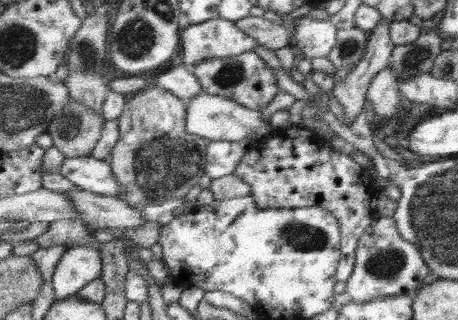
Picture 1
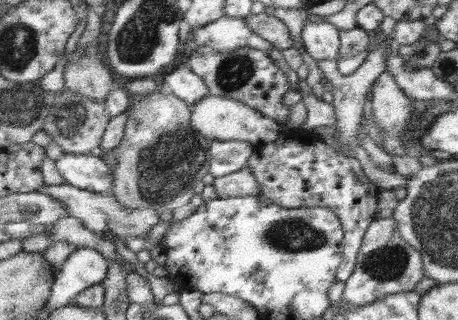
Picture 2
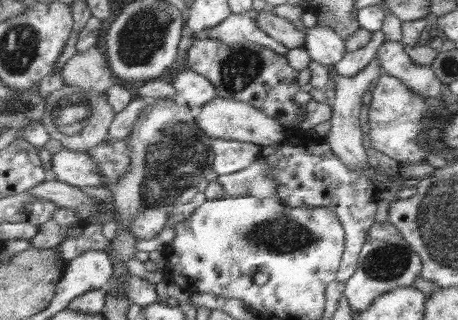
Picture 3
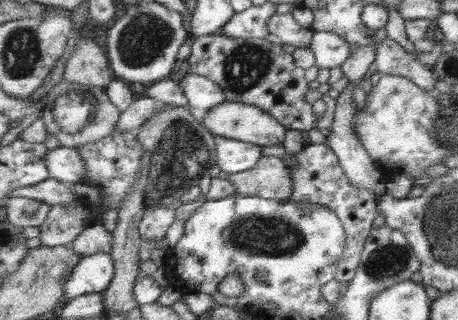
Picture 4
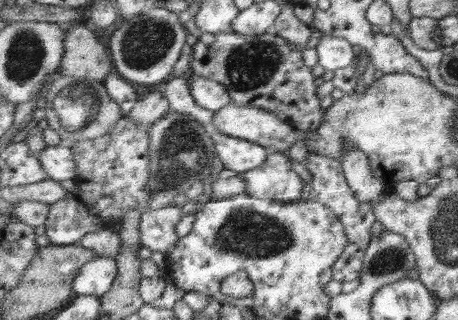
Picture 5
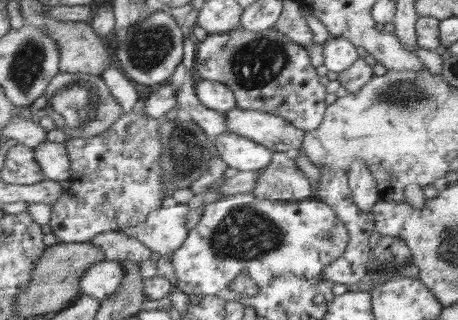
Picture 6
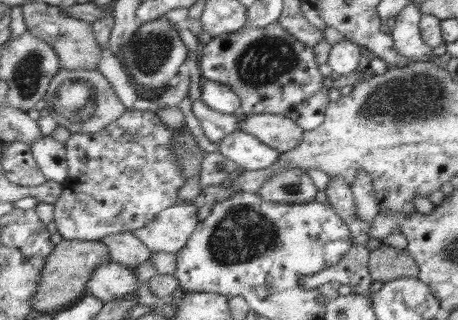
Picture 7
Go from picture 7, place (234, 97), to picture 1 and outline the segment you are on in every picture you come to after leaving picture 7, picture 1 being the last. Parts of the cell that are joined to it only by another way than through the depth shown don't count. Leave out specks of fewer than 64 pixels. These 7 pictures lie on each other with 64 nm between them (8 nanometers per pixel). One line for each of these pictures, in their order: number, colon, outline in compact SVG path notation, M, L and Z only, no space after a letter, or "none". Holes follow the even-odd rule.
1: M181 64L181 66L175 66L173 70L161 74L157 78L157 86L165 92L171 92L171 94L177 94L179 98L183 100L195 100L197 96L201 96L205 92L201 80L191 72L191 68L187 64Z
2: M181 66L173 74L169 74L163 86L165 86L165 94L179 96L181 100L189 102L191 108L203 102L207 96L211 96L211 88L207 86L205 78L195 74L189 66Z
3: M183 72L173 82L179 88L181 100L193 110L193 108L205 108L209 102L217 102L221 98L217 86L199 72Z
4: M187 74L183 80L183 88L185 88L191 104L195 108L201 108L207 112L229 102L223 86L219 86L211 78L205 78L199 74Z
5: M193 76L193 96L197 98L197 102L203 108L207 108L215 114L233 104L229 88L221 82L215 82L215 80L209 80L209 78Z
6: M197 80L197 96L201 98L201 102L215 110L215 112L223 112L229 114L231 110L239 108L239 100L235 96L235 92L221 82L211 82L211 80Z

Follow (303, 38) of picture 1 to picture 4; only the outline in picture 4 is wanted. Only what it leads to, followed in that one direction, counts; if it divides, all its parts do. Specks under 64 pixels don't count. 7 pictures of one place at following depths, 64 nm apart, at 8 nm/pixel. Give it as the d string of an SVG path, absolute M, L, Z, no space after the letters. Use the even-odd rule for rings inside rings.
M317 32L311 50L315 52L317 68L331 70L343 66L349 60L349 56L353 54L353 44L333 32Z

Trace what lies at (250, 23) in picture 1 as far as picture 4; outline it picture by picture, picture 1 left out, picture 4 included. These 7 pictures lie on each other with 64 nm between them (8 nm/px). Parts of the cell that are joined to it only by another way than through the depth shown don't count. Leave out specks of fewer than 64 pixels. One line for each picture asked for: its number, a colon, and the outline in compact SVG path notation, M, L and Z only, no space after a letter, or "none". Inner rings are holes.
2: M261 12L261 14L251 14L247 18L247 22L255 34L259 34L263 40L271 42L277 50L293 48L293 44L295 44L293 34L287 28L287 24L283 20L279 20L277 16Z
3: M261 12L257 22L259 22L259 28L267 32L267 36L271 36L273 40L279 40L289 50L307 46L307 32L297 30L297 26L287 18L279 18L273 12Z
4: M273 14L273 18L269 20L269 32L273 38L277 38L281 44L285 44L291 50L309 48L317 34L313 28L301 26L293 18L293 14Z

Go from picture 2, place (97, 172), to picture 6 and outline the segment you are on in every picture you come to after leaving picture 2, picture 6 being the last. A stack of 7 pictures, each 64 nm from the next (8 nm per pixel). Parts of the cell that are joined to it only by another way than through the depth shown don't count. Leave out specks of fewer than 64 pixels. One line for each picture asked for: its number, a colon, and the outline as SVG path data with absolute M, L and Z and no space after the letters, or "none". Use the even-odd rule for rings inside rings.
3: M63 148L53 156L51 172L55 180L61 180L65 184L79 186L97 186L101 188L105 180L97 174L97 164L87 152L75 152L69 148Z
4: M61 146L61 148L49 150L43 160L53 180L77 182L77 184L85 182L85 160L81 158L79 150Z
5: M49 144L39 154L39 160L49 180L57 180L57 182L77 180L77 168L75 168L77 162L73 156L73 148L63 146L63 144Z
6: M47 140L47 142L43 142L41 146L35 148L35 156L37 156L37 162L39 162L47 180L55 180L55 182L67 180L67 182L71 182L73 160L69 156L67 144Z

